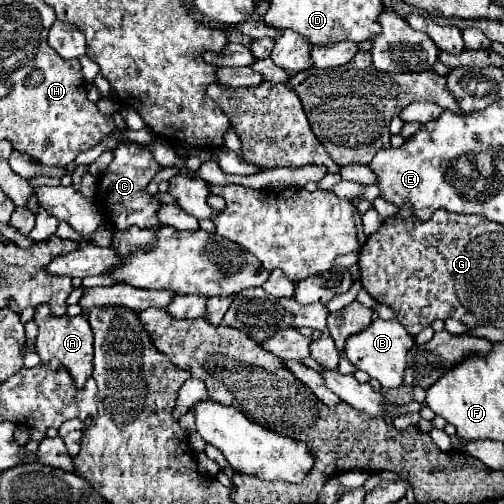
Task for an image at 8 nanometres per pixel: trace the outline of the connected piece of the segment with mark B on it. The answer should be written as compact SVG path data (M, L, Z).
M373 320L365 330L349 336L343 346L343 356L357 368L379 380L383 388L397 388L403 384L403 370L407 364L407 350L413 346L413 336L405 332L399 320Z

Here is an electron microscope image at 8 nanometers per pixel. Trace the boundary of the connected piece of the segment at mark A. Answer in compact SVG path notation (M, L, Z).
M39 306L35 310L35 322L39 326L39 334L37 334L37 352L41 356L43 362L49 360L59 360L65 370L71 374L75 388L81 390L87 382L87 378L93 374L93 332L91 326L87 322L87 318L83 314L75 316L75 318L53 318L49 312L49 306Z

